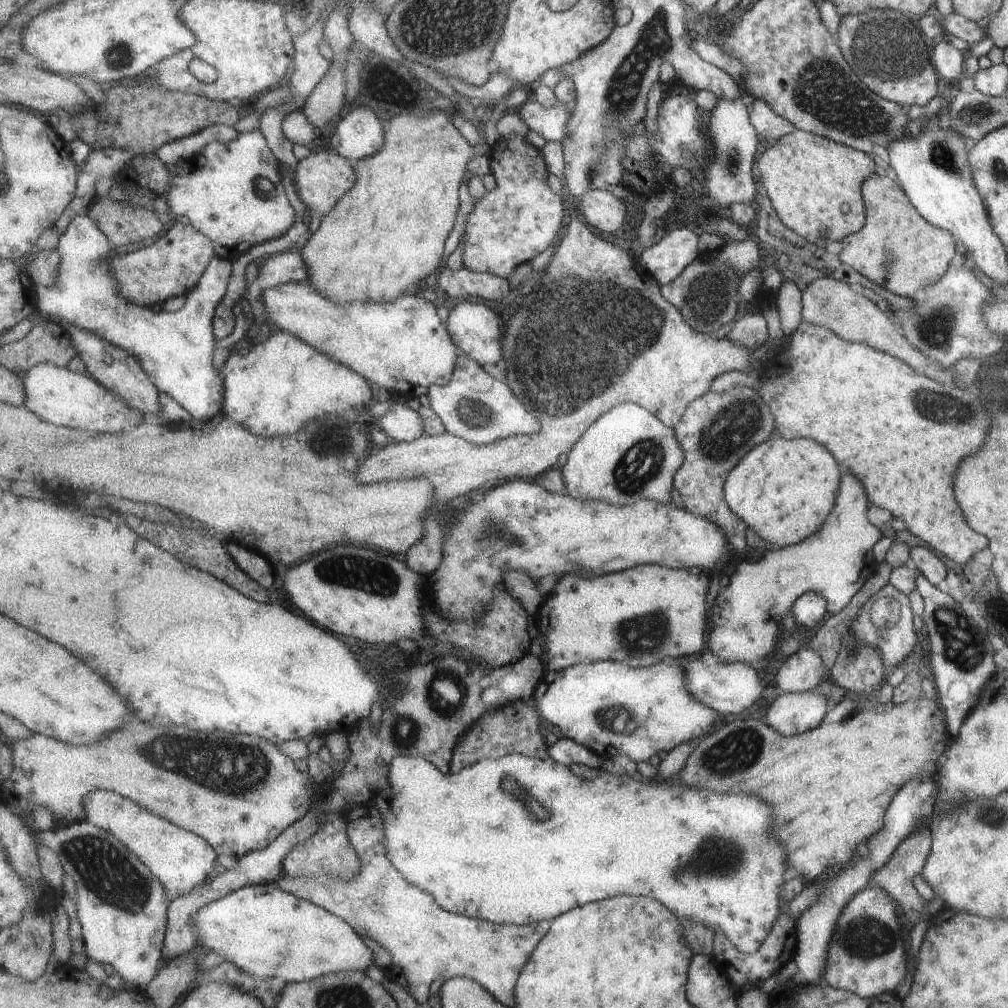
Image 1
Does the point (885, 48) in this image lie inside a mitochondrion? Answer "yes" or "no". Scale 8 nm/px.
yes

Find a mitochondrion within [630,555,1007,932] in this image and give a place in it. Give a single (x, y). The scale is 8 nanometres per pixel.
(963, 648)

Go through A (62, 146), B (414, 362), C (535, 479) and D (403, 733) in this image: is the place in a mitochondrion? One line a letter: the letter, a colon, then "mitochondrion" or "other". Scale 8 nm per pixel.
A: other
B: other
C: other
D: mitochondrion

